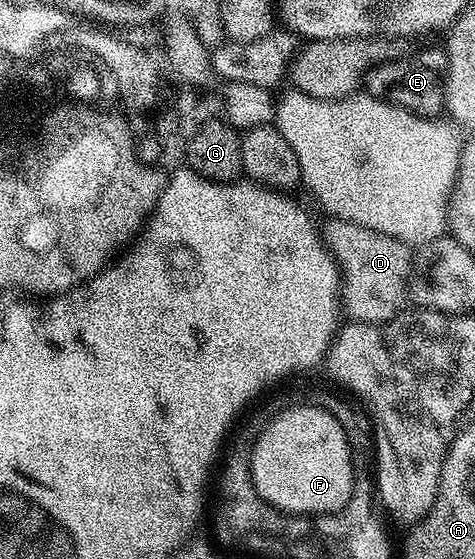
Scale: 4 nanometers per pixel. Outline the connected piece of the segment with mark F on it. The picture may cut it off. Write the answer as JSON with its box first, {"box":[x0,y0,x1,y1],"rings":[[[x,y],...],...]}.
{"box":[251,401,354,517],"rings":[[[299,401],[294,407],[285,408],[278,412],[275,416],[268,418],[262,424],[260,433],[253,440],[251,448],[251,480],[257,489],[257,493],[269,505],[273,505],[279,511],[286,511],[289,515],[302,515],[304,517],[316,517],[323,514],[331,514],[334,511],[342,511],[349,501],[354,489],[354,465],[351,460],[350,438],[348,428],[341,425],[341,421],[337,421],[337,417],[333,417],[333,413],[329,413],[323,407],[318,407],[311,401]]]}

